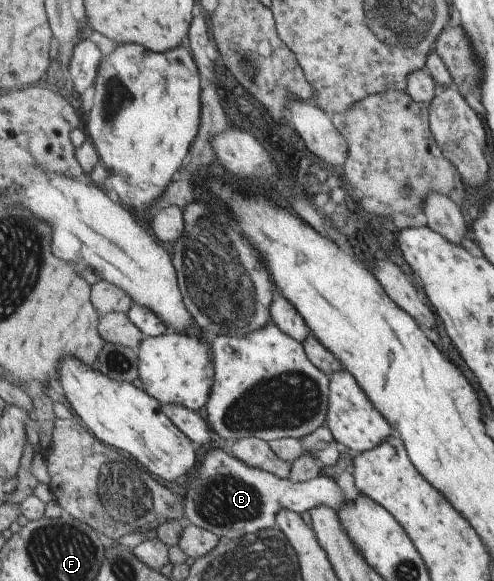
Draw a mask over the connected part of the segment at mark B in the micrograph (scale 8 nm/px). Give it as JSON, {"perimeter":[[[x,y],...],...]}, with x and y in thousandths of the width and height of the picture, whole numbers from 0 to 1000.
{"perimeter":[[[431,771],[409,776],[405,799],[377,823],[372,850],[377,888],[387,902],[470,929],[526,916],[540,907],[557,907],[561,886],[577,876],[597,883],[628,881],[632,876],[666,869],[682,878],[698,873],[702,852],[670,821],[652,814],[630,828],[593,831],[587,824],[569,824],[536,807],[500,800],[474,781],[464,783],[451,773]]]}

